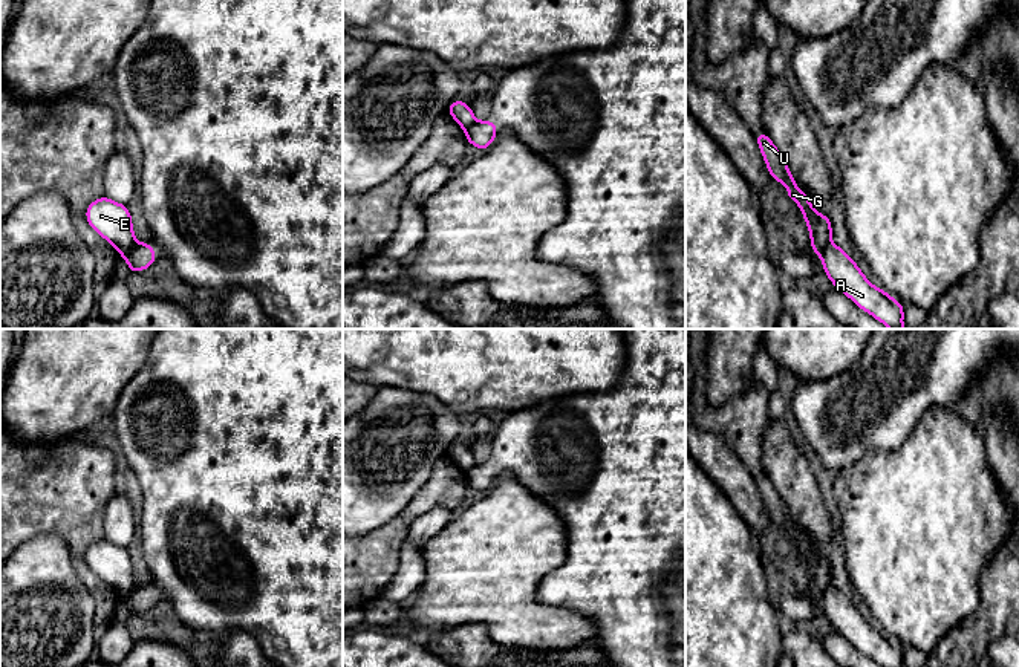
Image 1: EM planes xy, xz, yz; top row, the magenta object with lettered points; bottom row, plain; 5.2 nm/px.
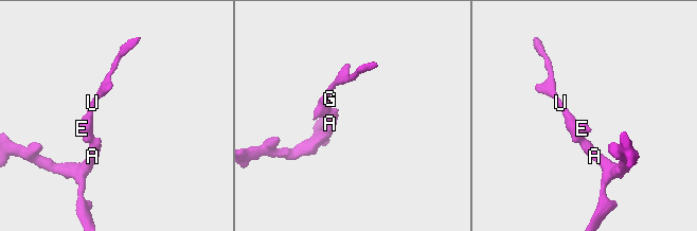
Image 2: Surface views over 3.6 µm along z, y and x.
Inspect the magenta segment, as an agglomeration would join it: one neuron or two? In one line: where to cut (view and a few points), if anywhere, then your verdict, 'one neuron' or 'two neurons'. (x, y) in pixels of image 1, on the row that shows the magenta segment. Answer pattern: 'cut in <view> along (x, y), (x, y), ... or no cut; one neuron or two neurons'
cut in xy along (135, 242), (123, 256); two neurons

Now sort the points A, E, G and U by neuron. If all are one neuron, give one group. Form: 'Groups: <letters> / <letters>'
Groups: A / E G U

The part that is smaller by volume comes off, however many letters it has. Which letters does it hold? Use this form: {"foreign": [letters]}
{"foreign": ["E", "G", "U"]}

